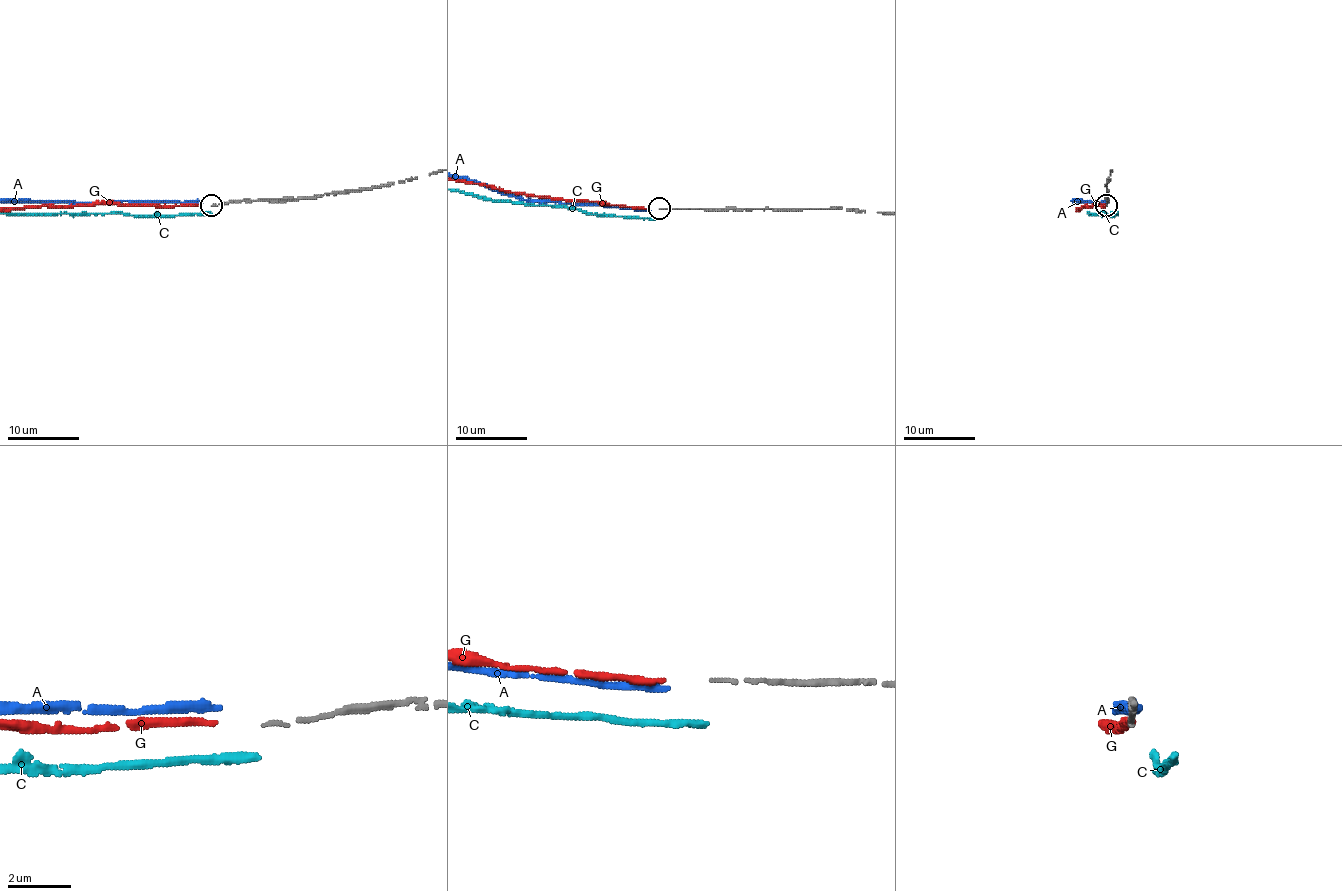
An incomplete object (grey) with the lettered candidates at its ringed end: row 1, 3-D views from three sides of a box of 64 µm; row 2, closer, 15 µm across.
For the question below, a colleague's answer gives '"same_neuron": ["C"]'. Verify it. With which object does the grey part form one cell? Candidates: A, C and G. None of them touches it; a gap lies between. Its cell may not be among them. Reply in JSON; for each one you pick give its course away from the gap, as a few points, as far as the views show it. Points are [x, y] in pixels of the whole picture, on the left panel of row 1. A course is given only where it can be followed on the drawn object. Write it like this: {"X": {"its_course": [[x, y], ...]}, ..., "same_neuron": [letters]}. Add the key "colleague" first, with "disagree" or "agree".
{"colleague": "disagree", "same_neuron": ["G"]}

